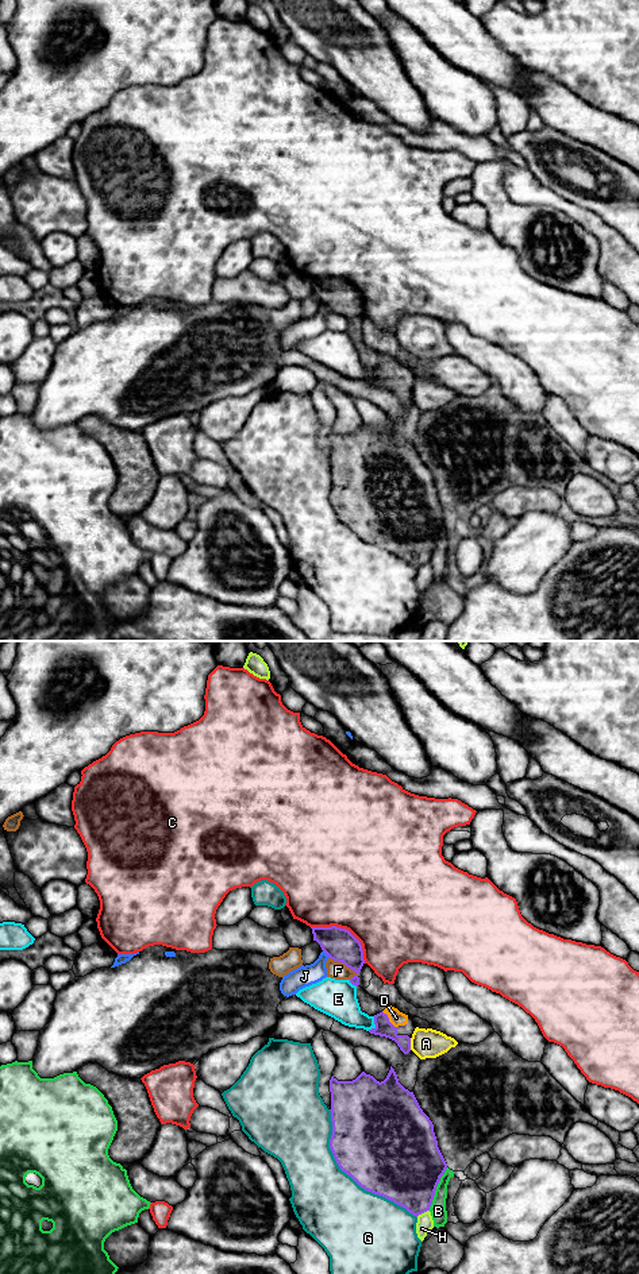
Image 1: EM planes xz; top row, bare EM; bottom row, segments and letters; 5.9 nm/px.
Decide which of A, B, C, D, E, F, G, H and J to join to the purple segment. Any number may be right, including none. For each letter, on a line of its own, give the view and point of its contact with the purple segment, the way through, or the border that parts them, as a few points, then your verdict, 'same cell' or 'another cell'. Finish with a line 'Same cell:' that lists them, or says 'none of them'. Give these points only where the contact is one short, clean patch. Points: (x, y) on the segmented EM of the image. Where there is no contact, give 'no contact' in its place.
A: meets purple in xz at (410, 1043); border along xz (410, 1038), (411, 1049); another cell
B: meets purple in xz at (435, 1189); another cell
C: meets purple in xz at (345, 929); another cell
D: meets purple in xz at (388, 1019); runs through xz (384, 1027), (388, 1019), (396, 1018); same cell
E: meets purple in xz at (374, 1023); another cell
F: meets purple in xz at (345, 964); border along xz (330, 957), (343, 962), (357, 976); another cell
G: meets purple in xz at (349, 1174); another cell
H: meets purple in xz at (422, 1212); another cell
J: meets purple in xz at (327, 954); another cell
Same cell: D

